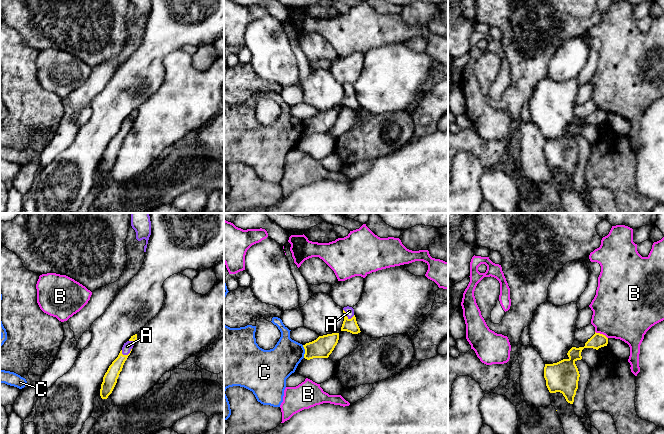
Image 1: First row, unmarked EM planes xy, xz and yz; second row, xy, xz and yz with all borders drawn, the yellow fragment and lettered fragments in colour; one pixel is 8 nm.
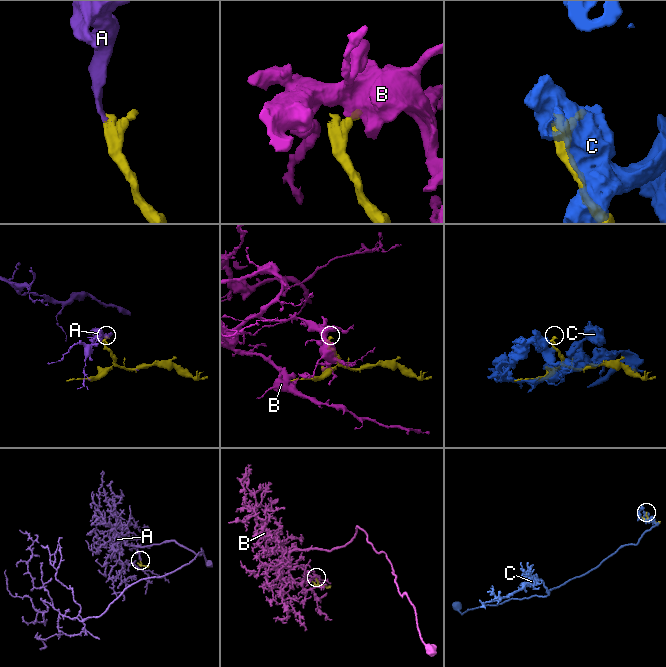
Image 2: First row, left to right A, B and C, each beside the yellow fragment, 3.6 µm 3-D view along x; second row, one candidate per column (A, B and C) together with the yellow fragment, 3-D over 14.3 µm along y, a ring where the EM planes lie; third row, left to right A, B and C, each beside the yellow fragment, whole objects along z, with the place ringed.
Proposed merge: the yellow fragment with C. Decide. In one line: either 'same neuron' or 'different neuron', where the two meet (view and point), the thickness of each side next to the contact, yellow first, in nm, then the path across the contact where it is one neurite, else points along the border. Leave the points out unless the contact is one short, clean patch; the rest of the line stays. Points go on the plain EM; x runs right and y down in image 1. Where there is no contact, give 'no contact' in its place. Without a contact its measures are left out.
different neuron; contact xz (305, 127); calibres 170 and 260 nm; border xz (302, 121), (304, 133)

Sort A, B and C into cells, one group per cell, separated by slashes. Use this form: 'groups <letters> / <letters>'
groups A / B / C

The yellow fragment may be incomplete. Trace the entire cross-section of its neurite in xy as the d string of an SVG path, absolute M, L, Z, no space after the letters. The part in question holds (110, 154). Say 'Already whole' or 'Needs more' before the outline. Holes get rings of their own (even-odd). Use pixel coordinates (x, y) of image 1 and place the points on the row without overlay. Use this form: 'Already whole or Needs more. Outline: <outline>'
Needs more. Outline: M137 110L131 112L131 114L126 119L124 119L118 133L109 142L101 160L100 172L102 175L107 175L108 172L112 169L117 159L119 150L122 147L123 141L130 131L136 116Z

